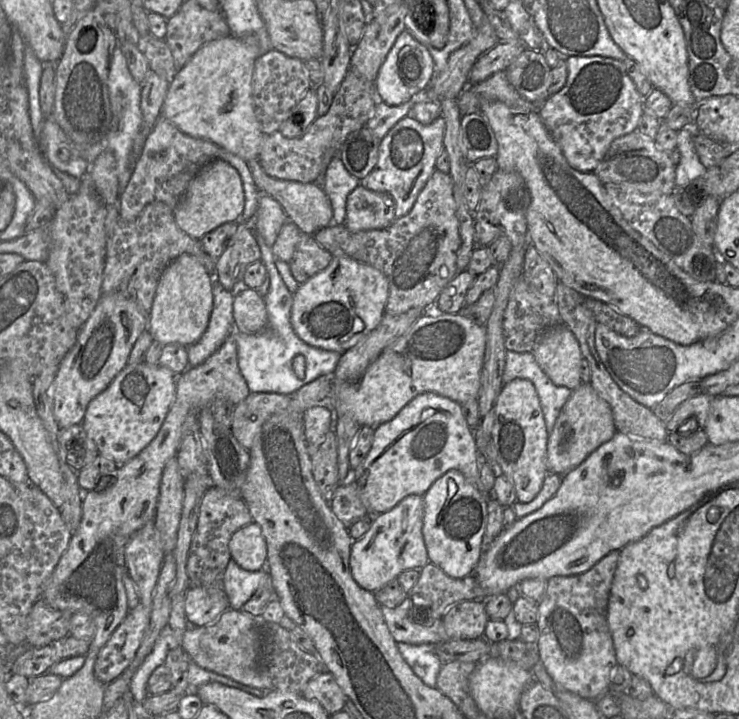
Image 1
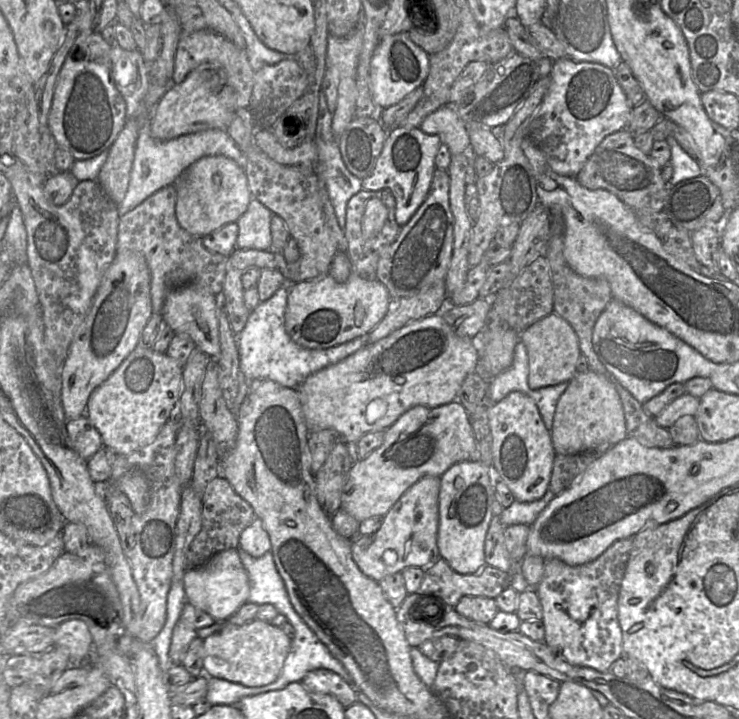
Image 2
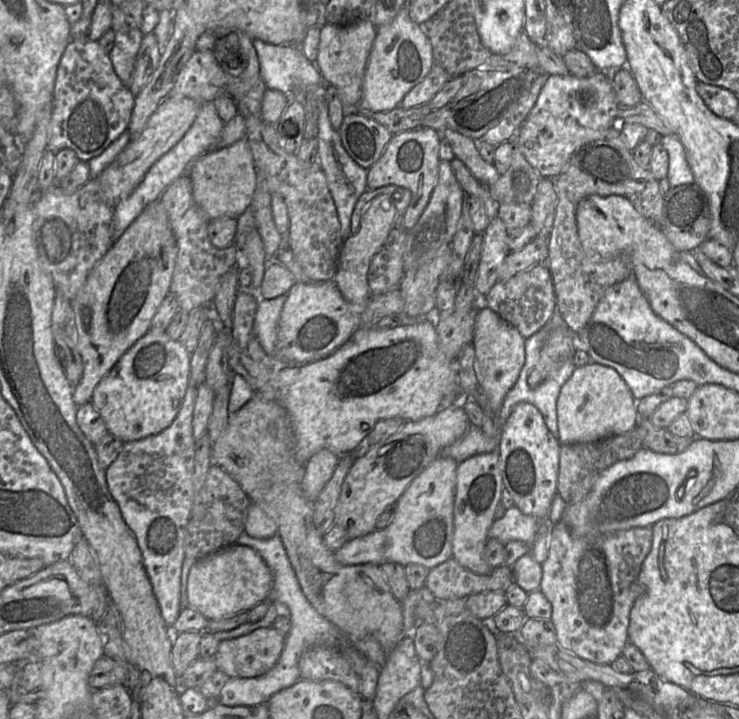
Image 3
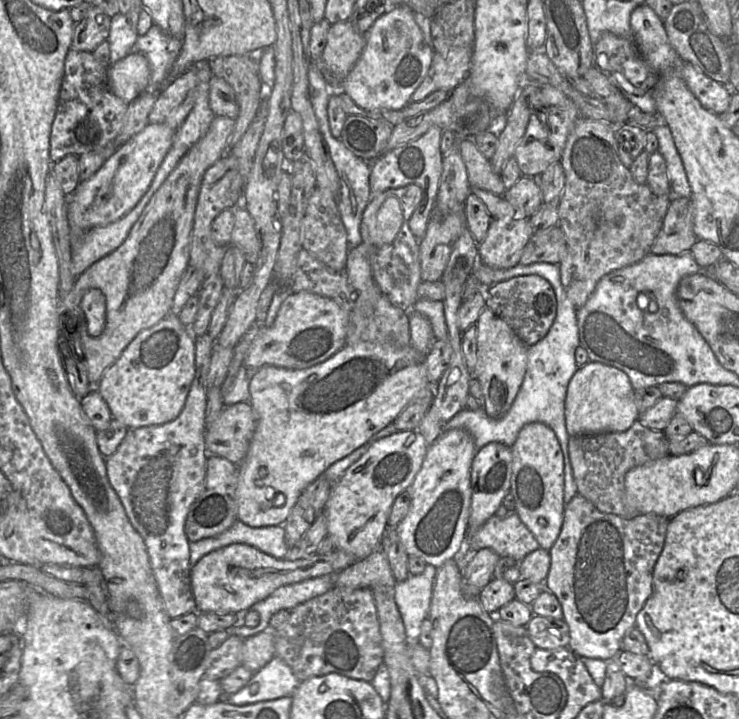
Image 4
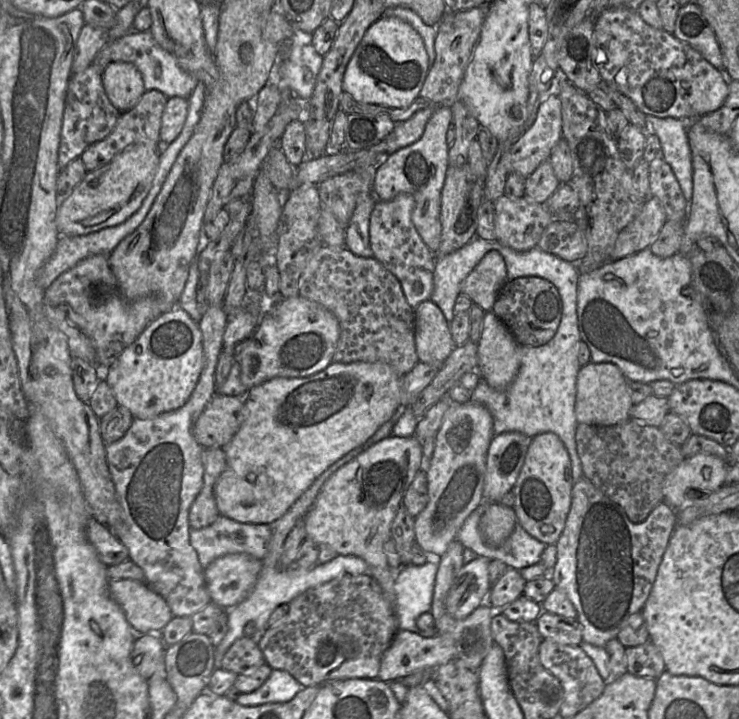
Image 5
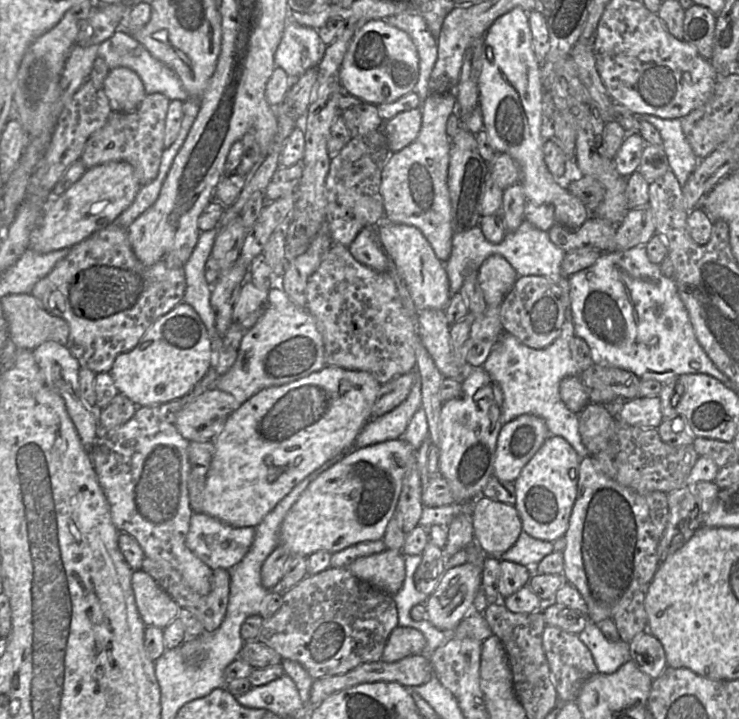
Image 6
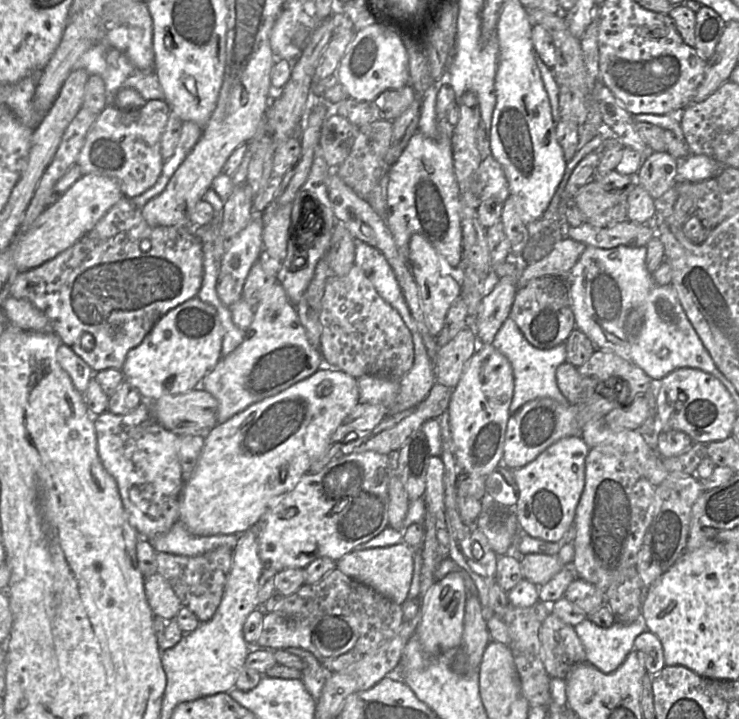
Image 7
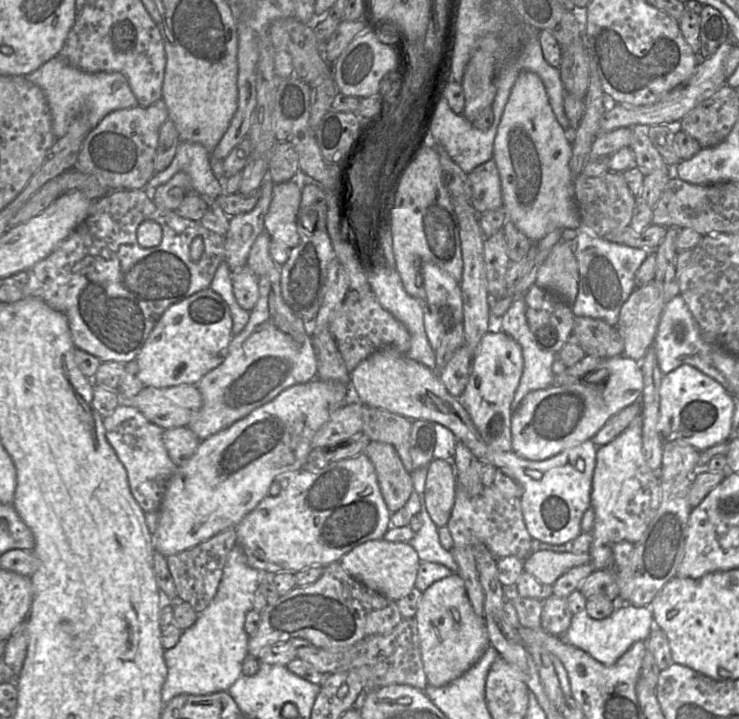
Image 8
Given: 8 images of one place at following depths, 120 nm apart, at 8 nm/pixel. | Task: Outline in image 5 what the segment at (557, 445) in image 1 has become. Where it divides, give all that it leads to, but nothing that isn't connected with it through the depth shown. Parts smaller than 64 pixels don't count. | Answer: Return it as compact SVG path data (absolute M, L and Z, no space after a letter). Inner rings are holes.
M592 363L580 368L576 381L575 415L578 424L613 426L630 419L633 403L627 378L612 363Z

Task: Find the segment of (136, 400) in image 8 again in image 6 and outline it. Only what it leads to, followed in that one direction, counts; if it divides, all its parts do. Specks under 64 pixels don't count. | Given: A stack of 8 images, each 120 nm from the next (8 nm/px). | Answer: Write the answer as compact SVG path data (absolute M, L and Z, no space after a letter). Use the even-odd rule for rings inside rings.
M213 387L177 413L176 427L189 442L211 442L241 405L233 395Z

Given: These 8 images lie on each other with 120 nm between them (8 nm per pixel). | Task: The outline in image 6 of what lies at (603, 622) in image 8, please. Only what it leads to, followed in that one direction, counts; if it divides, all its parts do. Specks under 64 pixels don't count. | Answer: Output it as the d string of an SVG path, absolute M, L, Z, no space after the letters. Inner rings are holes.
M588 619L585 628L578 634L578 637L589 649L600 674L613 674L631 659L628 642L608 641L597 625Z

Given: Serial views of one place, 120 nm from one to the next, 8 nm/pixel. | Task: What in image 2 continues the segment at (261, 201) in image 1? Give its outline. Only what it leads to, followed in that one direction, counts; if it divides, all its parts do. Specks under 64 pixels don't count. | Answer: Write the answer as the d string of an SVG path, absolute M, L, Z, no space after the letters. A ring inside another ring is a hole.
M252 199L246 212L239 218L238 249L270 250L272 247L272 211L257 199Z

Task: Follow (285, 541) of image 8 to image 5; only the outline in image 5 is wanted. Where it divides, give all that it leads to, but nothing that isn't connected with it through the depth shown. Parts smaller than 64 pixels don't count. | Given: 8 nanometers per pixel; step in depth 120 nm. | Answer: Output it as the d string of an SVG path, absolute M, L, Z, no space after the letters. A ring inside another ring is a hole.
M391 435L384 438L333 473L323 484L313 506L303 519L306 538L317 545L331 547L338 555L354 555L364 560L367 564L367 573L377 582L385 598L394 606L394 610L394 583L397 571L388 566L383 545L390 538L392 522L402 505L406 491L423 467L423 447L415 436Z

